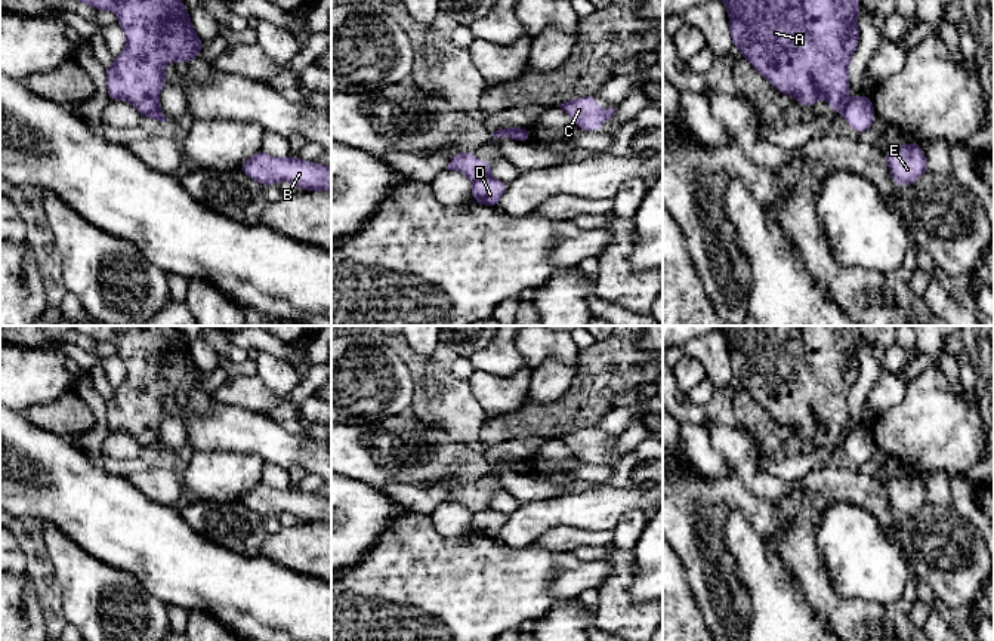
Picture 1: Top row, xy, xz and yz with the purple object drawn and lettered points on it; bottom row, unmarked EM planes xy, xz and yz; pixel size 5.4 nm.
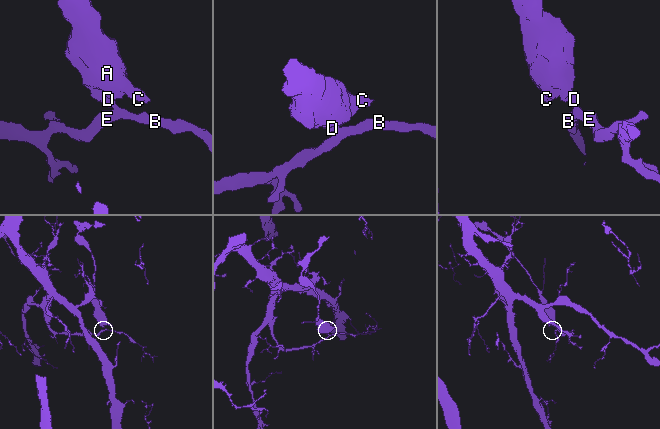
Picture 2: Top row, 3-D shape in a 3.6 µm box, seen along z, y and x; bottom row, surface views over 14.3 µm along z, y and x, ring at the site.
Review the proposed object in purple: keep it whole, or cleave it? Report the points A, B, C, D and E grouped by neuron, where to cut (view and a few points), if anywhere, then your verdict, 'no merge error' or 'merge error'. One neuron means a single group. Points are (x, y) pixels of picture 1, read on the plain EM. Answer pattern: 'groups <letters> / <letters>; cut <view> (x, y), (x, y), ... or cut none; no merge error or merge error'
groups A C / B D E; cut xz (490, 507), (474, 514); merge error

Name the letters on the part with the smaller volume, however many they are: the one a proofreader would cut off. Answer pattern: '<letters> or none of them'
A, C

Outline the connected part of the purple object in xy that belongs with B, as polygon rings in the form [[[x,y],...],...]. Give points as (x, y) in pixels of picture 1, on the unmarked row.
[[[260,481],[244,491],[238,502],[262,517],[277,517],[288,512],[299,521],[331,524],[331,497],[305,493],[291,487],[278,490]]]

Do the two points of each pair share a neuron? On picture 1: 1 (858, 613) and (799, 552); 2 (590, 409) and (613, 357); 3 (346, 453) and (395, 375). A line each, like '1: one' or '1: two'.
1: one
2: one
3: two

